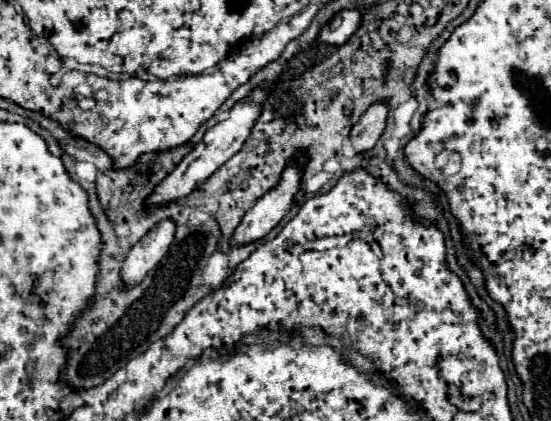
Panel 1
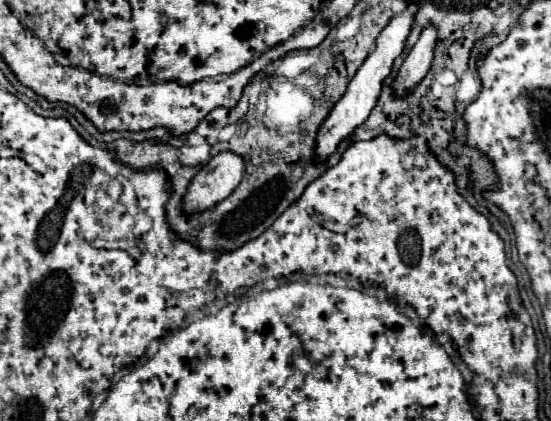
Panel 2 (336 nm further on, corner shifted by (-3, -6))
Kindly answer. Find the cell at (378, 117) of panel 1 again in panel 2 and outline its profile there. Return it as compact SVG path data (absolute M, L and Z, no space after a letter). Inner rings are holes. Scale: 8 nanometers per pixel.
M433 27L423 29L419 41L409 51L409 55L405 57L403 65L399 67L399 71L395 75L395 81L393 81L395 97L409 95L425 79L425 75L431 67L431 61L433 61L435 43L437 43L437 31Z

